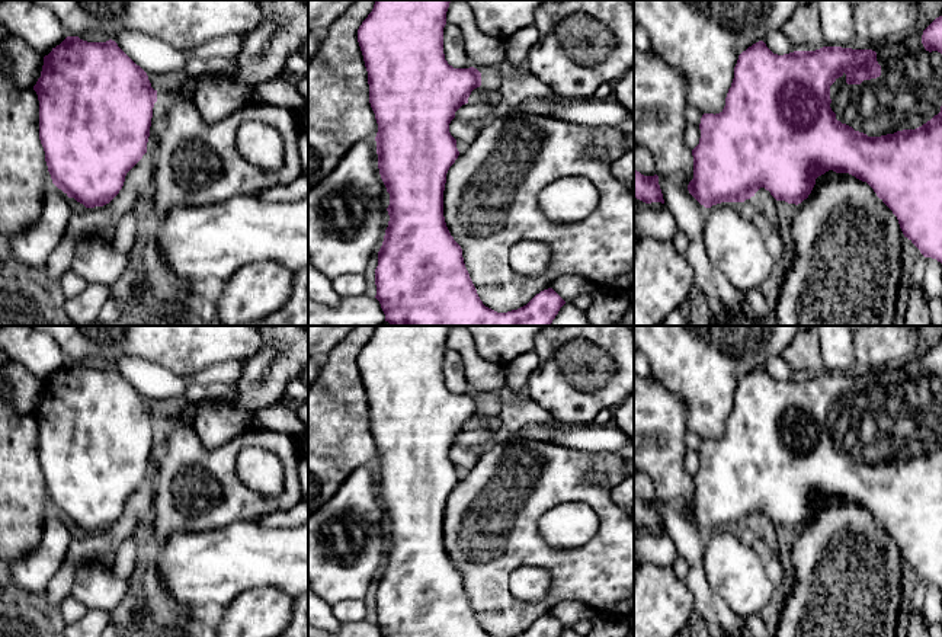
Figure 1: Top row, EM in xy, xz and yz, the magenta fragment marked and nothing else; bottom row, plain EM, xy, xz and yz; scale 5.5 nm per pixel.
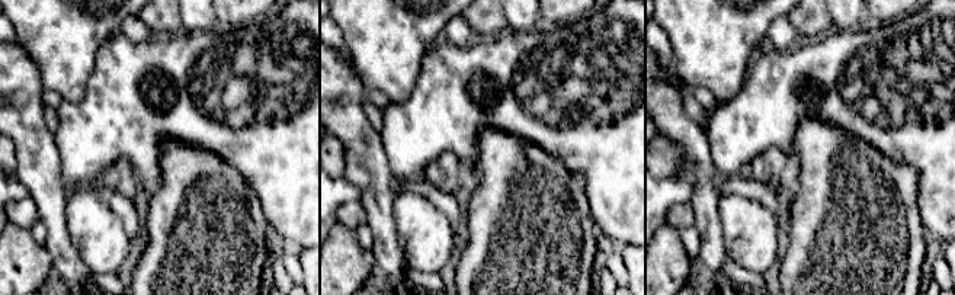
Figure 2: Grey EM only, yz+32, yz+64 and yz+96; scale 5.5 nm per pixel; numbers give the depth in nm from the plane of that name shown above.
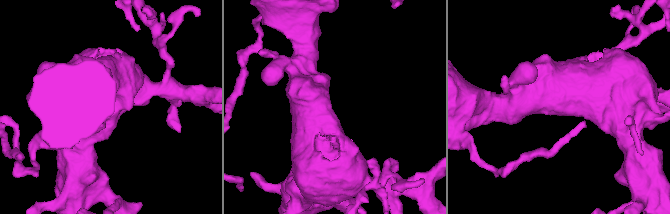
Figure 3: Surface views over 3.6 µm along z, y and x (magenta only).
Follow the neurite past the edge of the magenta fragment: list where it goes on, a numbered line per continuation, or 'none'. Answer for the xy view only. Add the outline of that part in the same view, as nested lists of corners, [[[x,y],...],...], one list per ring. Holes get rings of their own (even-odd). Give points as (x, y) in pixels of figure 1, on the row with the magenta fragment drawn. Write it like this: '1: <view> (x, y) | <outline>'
none

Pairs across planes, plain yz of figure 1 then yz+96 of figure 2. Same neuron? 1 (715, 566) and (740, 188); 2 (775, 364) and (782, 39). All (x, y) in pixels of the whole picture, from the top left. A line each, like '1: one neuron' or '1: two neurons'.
1: two neurons
2: one neuron

